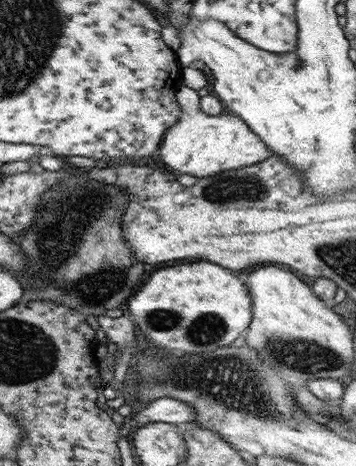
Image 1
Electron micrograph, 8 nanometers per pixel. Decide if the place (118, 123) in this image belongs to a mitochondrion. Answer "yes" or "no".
no

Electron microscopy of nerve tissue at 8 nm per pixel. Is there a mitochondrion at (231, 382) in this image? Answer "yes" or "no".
yes

